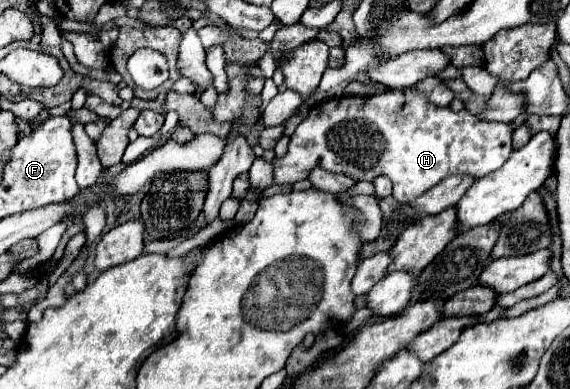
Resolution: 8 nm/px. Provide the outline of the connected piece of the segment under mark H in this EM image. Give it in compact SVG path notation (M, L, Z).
M414 87L388 89L382 95L372 97L336 97L310 107L308 117L296 127L290 137L284 157L274 159L274 183L294 185L308 179L314 167L332 173L344 173L356 181L374 181L378 175L386 175L394 183L394 199L410 203L448 175L470 175L474 179L484 177L500 169L512 153L512 127L506 123L478 121L476 115L466 109L454 113L448 107L430 107Z

